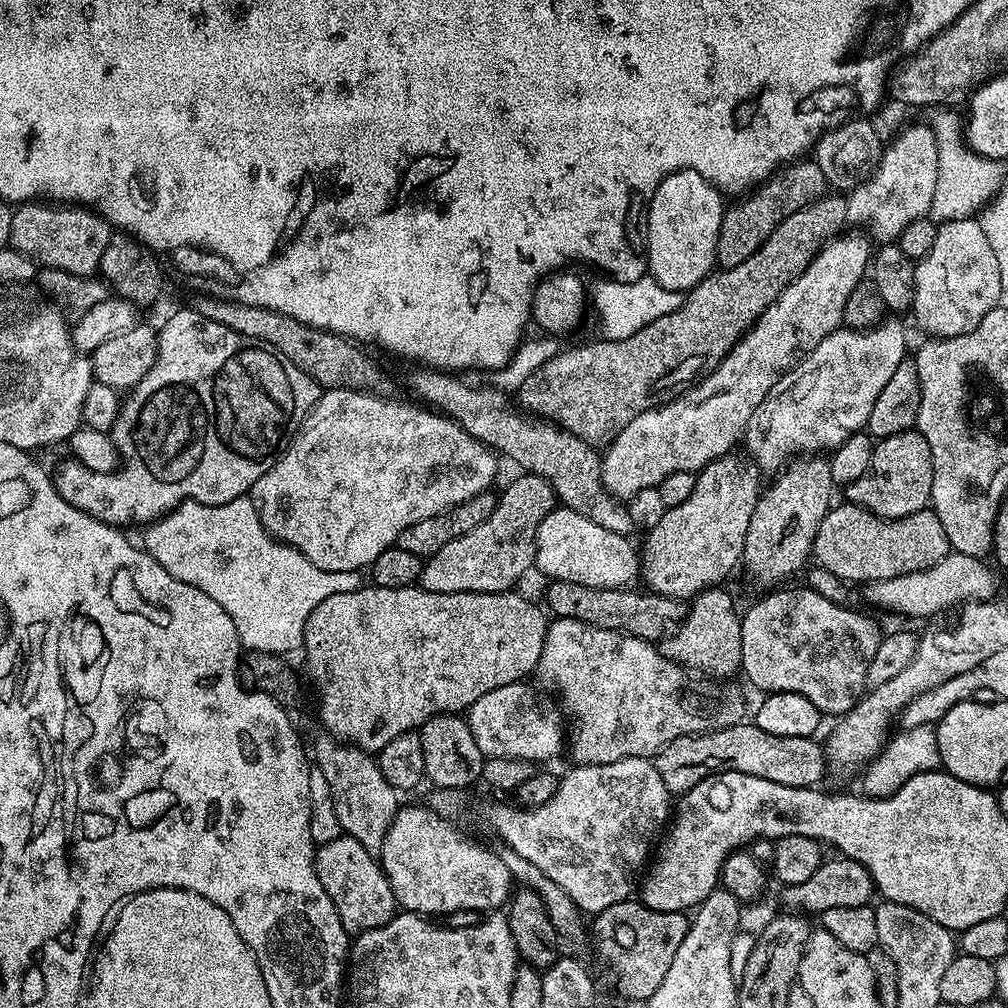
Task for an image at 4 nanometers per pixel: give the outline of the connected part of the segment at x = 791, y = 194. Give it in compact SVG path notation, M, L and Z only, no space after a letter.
M804 158L791 166L771 175L758 190L747 195L741 204L727 209L722 218L716 247L716 263L720 268L733 268L738 262L746 262L774 234L774 230L790 214L807 208L816 200L821 200L829 191L828 179L820 167L811 159Z

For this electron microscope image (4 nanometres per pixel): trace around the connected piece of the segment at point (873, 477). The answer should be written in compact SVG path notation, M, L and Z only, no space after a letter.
M911 431L883 437L872 449L868 472L847 485L847 499L859 508L868 508L875 516L897 520L929 507L932 499L932 459L930 446L921 432Z

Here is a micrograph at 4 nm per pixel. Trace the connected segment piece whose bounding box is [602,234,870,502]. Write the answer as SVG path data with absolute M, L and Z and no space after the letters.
M848 235L833 238L824 245L823 250L810 262L810 266L806 266L806 270L797 280L786 285L782 295L760 315L752 329L732 347L728 357L712 373L664 407L638 414L638 418L634 418L634 422L630 422L630 426L626 426L626 430L622 430L622 434L618 434L618 438L607 445L602 456L602 475L607 491L627 502L634 494L659 486L666 478L670 478L670 474L699 472L710 462L729 455L733 451L732 447L739 440L741 443L745 439L754 410L768 397L770 390L804 357L809 356L818 346L818 342L822 342L822 338L844 324L846 298L850 298L850 290L854 290L854 286L865 279L866 269L870 264L869 241L863 235Z

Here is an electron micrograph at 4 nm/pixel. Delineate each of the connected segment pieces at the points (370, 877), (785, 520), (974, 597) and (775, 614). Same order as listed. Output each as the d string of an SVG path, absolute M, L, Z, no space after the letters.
M341 834L334 842L319 845L314 852L316 873L334 906L342 926L350 934L369 932L378 926L386 926L397 915L398 905L390 882L386 878L381 861L367 852L353 836Z
M797 459L780 475L769 488L767 485L763 489L754 506L754 514L750 514L750 530L744 535L743 567L748 567L749 574L758 583L772 584L768 586L791 581L788 579L810 560L816 546L818 526L822 526L822 518L833 503L834 485L827 459Z
M952 552L944 556L942 562L930 566L926 570L918 570L914 574L902 574L885 580L874 580L863 585L864 596L876 608L885 608L888 612L901 612L904 616L936 616L947 608L955 609L969 602L988 602L996 592L996 580L990 569L984 565L983 559L967 556L961 552Z
M784 586L779 590L772 590L769 596L764 596L752 609L746 611L740 617L740 625L742 626L742 658L740 659L740 667L742 676L745 676L750 683L756 688L761 688L761 693L771 694L774 692L793 692L794 694L802 694L802 698L810 698L810 702L814 702L814 706L818 706L818 710L822 714L828 712L832 718L844 716L853 706L855 706L863 696L866 695L866 689L869 687L868 671L870 670L870 658L874 658L878 646L882 639L882 631L868 616L863 616L860 612L848 608L844 604L836 604L830 598L826 598L822 594L818 594L811 586L803 586L804 588L788 588L792 586Z

